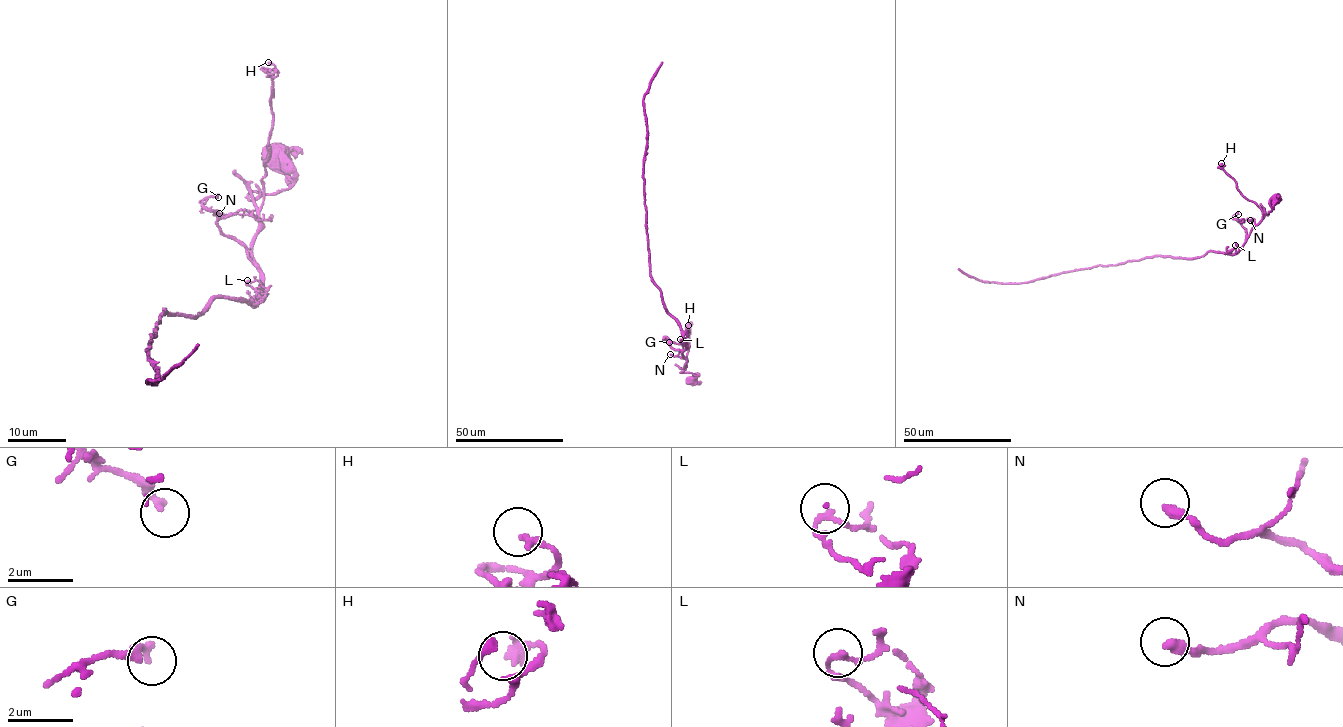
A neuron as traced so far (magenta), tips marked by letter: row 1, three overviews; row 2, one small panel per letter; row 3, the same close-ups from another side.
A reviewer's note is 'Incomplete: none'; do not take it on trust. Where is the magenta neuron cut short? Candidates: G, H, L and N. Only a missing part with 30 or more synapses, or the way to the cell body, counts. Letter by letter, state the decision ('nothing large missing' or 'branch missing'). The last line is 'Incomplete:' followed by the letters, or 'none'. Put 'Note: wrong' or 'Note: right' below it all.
G: nothing large missing
H: nothing large missing
L: nothing large missing
N: nothing large missing
Incomplete: none
Note: right

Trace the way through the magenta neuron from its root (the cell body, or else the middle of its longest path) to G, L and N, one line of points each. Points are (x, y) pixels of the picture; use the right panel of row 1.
G: (1276, 198), (1268, 215), (1264, 208), (1264, 218), (1247, 237), (1246, 230), (1233, 218), (1238, 214)
L: (1276, 198), (1268, 215), (1264, 208), (1264, 218), (1252, 228), (1245, 243), (1241, 247), (1235, 245)
N: (1276, 198), (1268, 215), (1264, 208), (1264, 216), (1257, 224), (1253, 219), (1250, 220)

